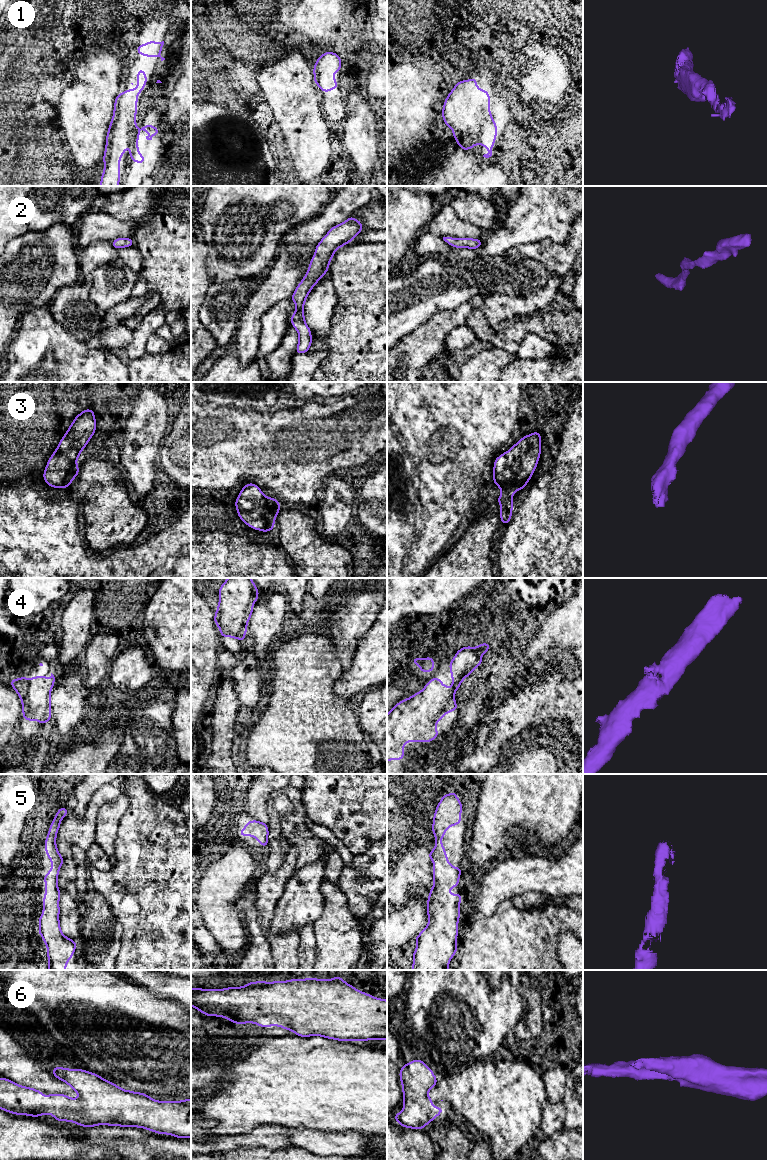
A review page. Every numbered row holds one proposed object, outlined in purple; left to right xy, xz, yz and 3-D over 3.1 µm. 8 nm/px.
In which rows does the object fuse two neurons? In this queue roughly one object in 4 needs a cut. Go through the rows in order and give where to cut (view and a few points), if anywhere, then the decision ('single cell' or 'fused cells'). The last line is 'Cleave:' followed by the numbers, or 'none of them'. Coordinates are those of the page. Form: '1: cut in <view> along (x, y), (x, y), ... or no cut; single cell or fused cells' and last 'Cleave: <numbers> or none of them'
1: no cut; single cell
2: no cut; single cell
3: no cut; single cell
4: no cut; single cell
5: no cut; single cell
6: no cut; single cell
Cleave: none of them

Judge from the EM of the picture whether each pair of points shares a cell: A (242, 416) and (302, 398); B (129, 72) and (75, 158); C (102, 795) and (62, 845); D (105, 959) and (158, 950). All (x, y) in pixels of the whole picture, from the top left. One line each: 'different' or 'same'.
A: same
B: different
C: same
D: different

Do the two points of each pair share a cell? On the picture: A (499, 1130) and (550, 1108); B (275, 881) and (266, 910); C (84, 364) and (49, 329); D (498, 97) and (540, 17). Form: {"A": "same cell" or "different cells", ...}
{"A": "different cells", "B": "same cell", "C": "same cell", "D": "different cells"}

